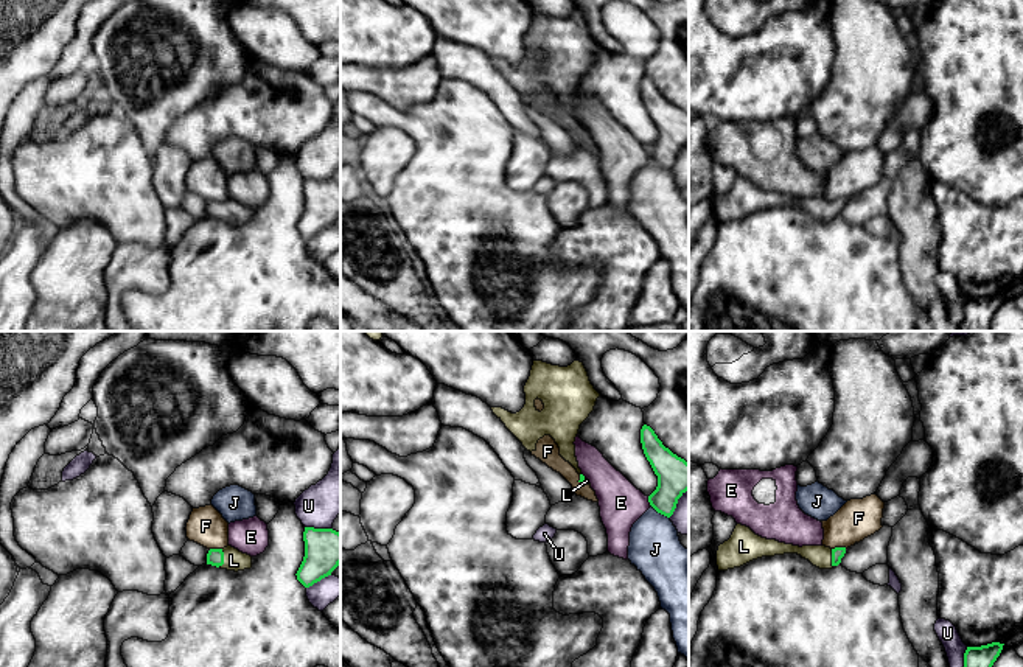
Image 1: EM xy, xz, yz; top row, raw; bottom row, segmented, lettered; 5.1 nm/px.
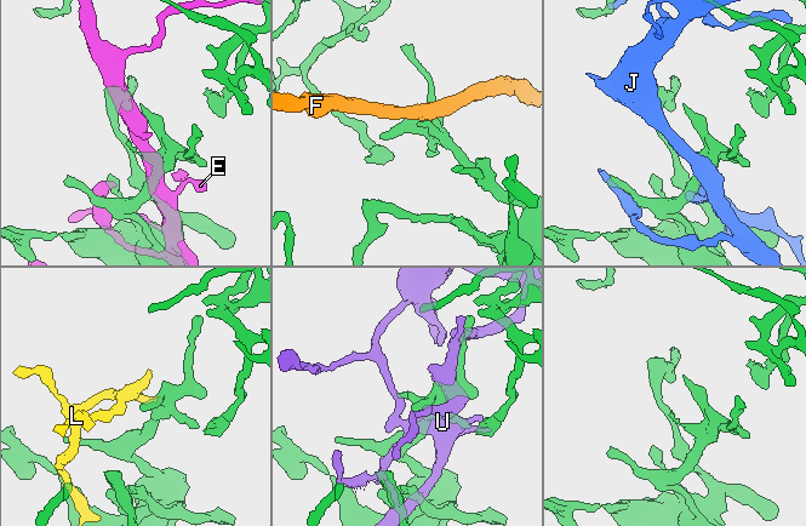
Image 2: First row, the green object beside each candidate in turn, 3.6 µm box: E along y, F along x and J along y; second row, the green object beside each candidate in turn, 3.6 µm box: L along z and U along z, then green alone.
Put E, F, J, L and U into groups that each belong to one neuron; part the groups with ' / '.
E / F / J / L / U

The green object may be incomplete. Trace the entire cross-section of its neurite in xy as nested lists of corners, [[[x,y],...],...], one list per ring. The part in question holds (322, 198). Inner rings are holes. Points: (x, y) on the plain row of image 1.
[[[305,179],[305,208],[297,232],[309,239],[340,216],[340,185],[333,180]]]

